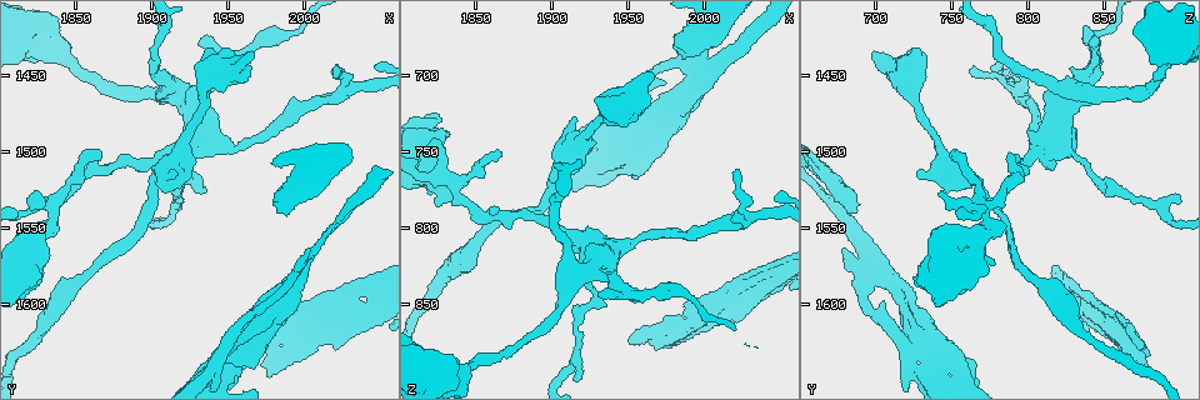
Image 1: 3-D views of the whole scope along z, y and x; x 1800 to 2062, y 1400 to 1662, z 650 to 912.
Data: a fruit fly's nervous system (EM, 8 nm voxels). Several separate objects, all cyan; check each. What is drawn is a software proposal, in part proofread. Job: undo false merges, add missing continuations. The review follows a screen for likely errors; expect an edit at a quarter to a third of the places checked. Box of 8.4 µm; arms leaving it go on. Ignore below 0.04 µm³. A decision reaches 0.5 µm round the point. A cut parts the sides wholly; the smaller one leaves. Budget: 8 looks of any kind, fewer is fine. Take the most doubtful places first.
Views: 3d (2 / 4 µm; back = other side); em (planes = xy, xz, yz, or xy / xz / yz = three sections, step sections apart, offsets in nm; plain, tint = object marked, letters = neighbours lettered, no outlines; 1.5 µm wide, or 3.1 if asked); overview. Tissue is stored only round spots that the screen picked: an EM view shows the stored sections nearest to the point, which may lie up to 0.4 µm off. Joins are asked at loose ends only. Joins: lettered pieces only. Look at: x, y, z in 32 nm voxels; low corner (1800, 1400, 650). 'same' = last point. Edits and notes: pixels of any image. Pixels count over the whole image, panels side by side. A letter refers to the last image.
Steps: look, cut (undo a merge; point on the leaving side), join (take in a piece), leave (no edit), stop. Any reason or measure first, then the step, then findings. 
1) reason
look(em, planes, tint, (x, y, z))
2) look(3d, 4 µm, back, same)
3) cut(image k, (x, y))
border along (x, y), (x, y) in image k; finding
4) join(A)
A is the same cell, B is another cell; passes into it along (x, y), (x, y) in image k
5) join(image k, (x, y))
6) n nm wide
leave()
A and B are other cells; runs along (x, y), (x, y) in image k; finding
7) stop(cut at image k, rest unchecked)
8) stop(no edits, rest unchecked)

free end
look(3d, 2 µm, (1962, 1436, 696))

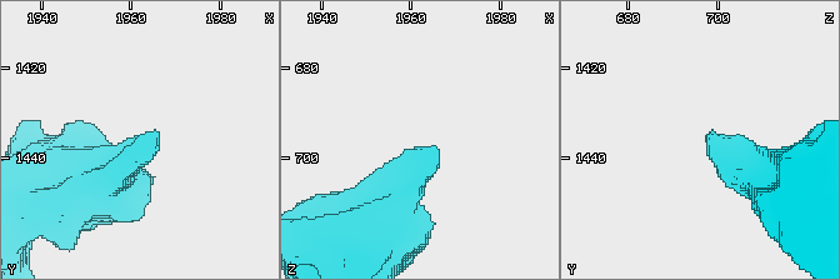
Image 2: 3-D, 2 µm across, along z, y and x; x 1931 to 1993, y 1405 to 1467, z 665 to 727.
look(em, xz, step 4, tint, (1964, 1436, 697))

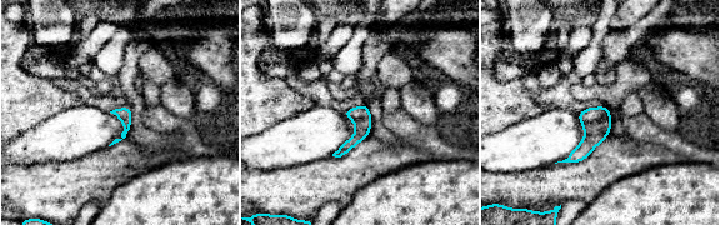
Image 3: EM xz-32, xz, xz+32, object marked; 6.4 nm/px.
look(em, planes, letters, same)

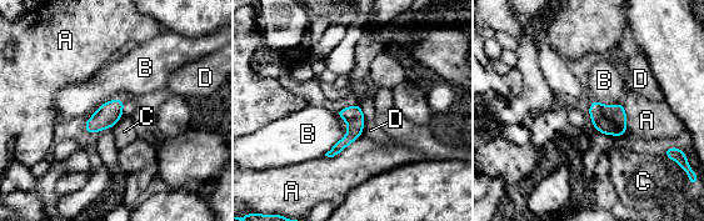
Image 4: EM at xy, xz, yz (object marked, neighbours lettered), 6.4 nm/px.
leave()
A, B, C and D are other cells; border along (358, 104), (363, 114), (362, 135) in image 4; no lettered piece goes on from it

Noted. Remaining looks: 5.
thick turns thin
look(3d, 4 µm, (1918, 1504, 744))

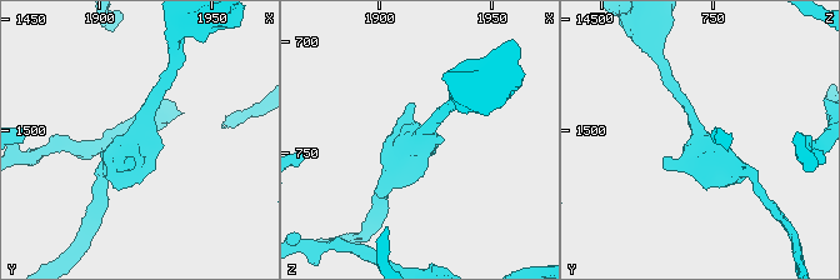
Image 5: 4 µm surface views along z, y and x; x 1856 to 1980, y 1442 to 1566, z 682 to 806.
look(em, planes, plain, (1919, 1504, 743))

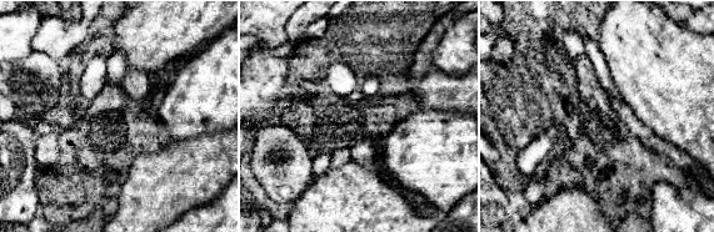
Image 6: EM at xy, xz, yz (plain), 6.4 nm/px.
look(em, planes, letters, same)

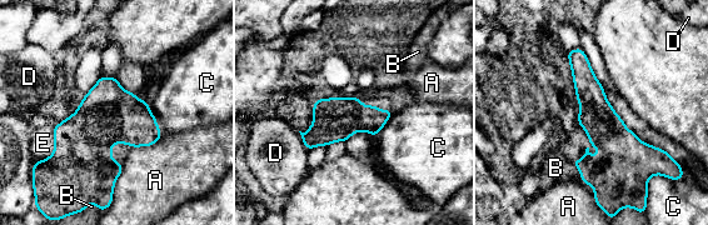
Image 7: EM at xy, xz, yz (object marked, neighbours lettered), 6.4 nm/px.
A touches over 340 nm
leave()
A, B, C, D and E are other cells; one neuron here

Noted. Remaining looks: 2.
thin end
look(em, yz, step 4, letters, (1968, 1634, 880))

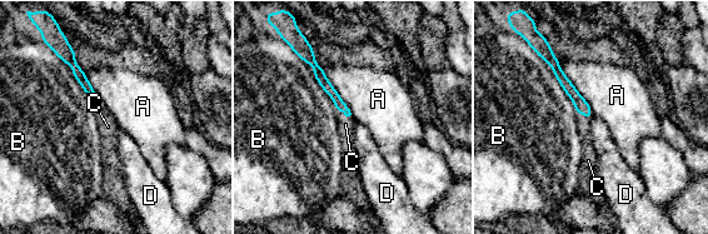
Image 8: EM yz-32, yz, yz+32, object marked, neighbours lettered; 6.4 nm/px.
cut it another way
look(em, planes, letters, same)

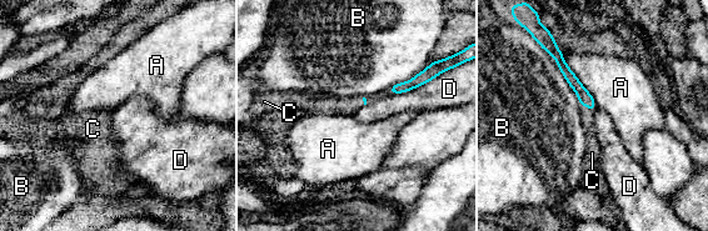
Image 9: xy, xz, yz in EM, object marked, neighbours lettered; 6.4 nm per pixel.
join(C)
C is the same cell, A, B and D are other cells; the neuron continues

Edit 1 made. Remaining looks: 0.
stop(join at image 9, rest unchecked)

